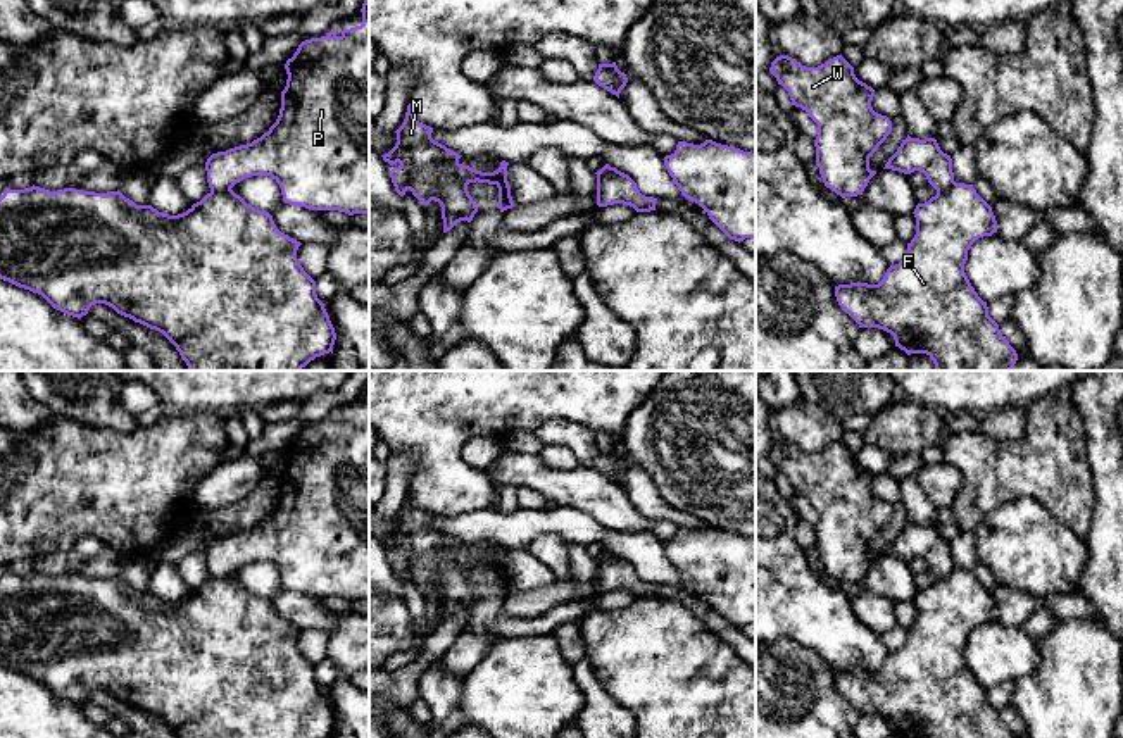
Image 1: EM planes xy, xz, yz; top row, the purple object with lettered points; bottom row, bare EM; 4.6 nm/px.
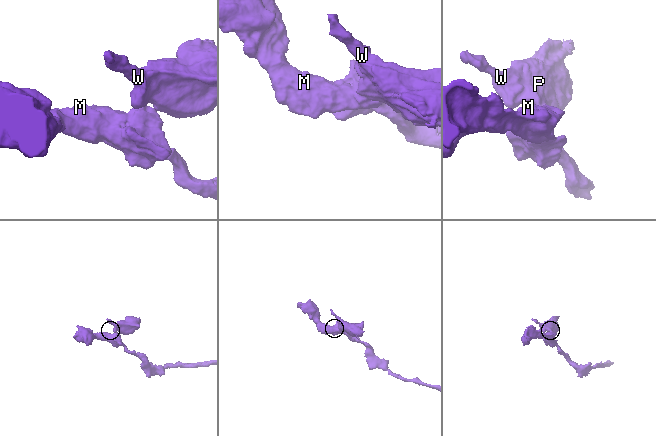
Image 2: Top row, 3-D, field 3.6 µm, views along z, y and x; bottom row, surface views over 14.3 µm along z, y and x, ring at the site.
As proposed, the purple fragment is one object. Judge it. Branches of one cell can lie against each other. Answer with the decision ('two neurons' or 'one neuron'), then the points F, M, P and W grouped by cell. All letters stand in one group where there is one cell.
two neurons | F M / P W

